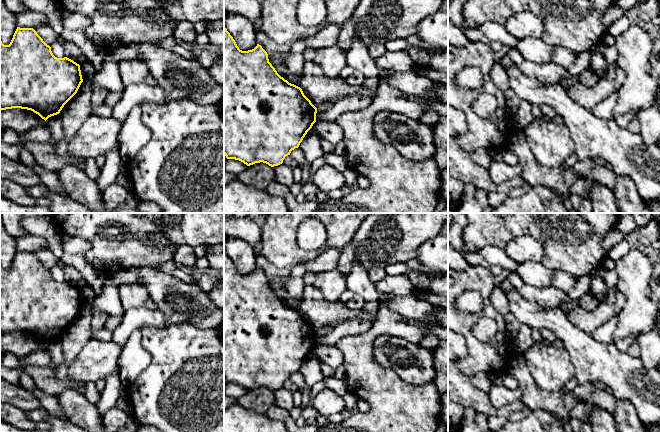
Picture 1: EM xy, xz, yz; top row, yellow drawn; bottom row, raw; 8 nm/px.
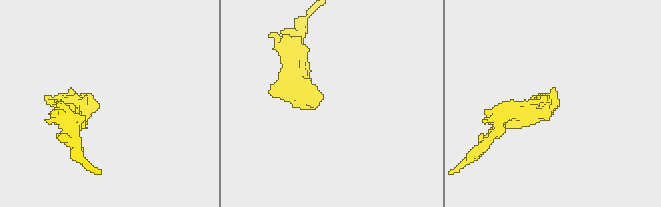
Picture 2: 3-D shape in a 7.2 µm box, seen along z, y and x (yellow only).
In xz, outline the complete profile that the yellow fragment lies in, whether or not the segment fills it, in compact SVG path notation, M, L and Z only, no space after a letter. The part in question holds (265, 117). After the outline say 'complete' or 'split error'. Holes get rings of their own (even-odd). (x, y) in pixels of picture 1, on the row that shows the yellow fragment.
M224 27L224 155L227 159L239 160L247 166L260 162L271 167L282 164L312 128L316 122L316 113L317 108L302 89L277 73L261 45L242 51Z; complete

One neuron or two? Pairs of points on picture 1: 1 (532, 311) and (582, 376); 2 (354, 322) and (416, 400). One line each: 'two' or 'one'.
1: one
2: two

